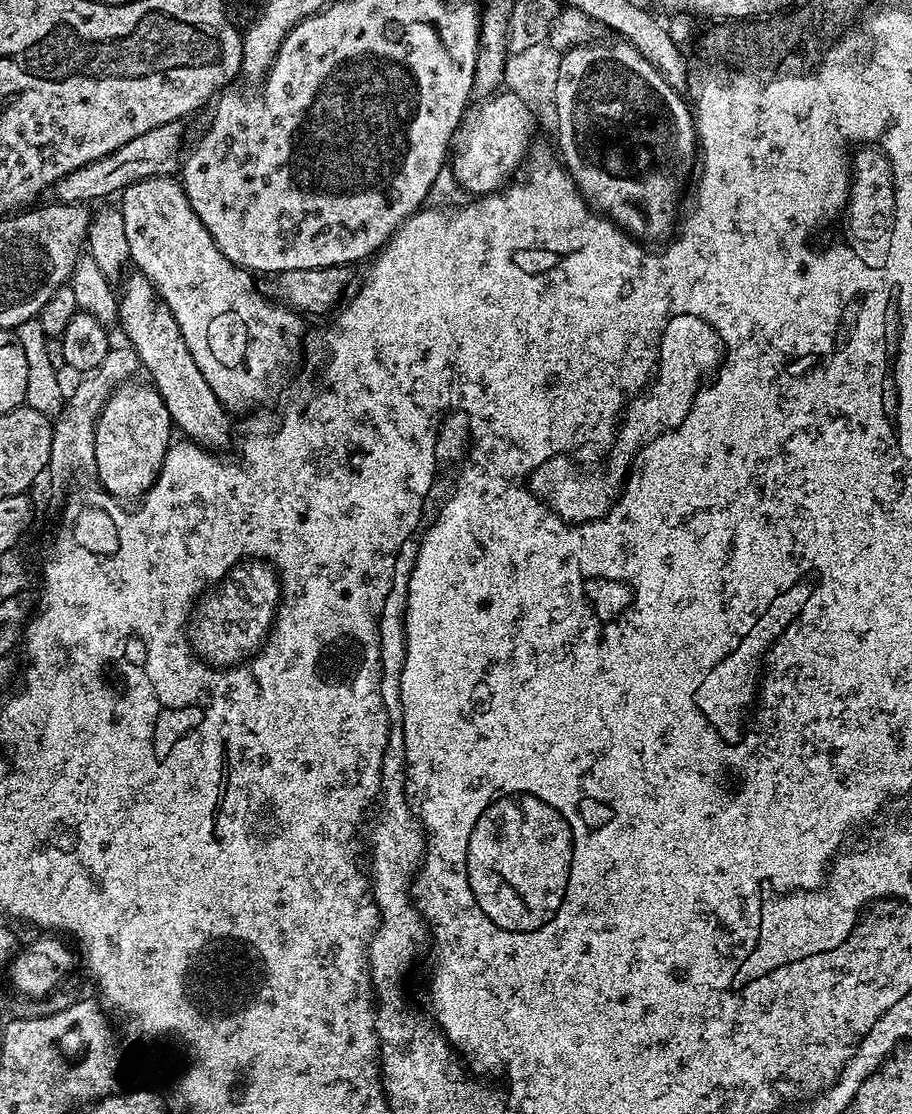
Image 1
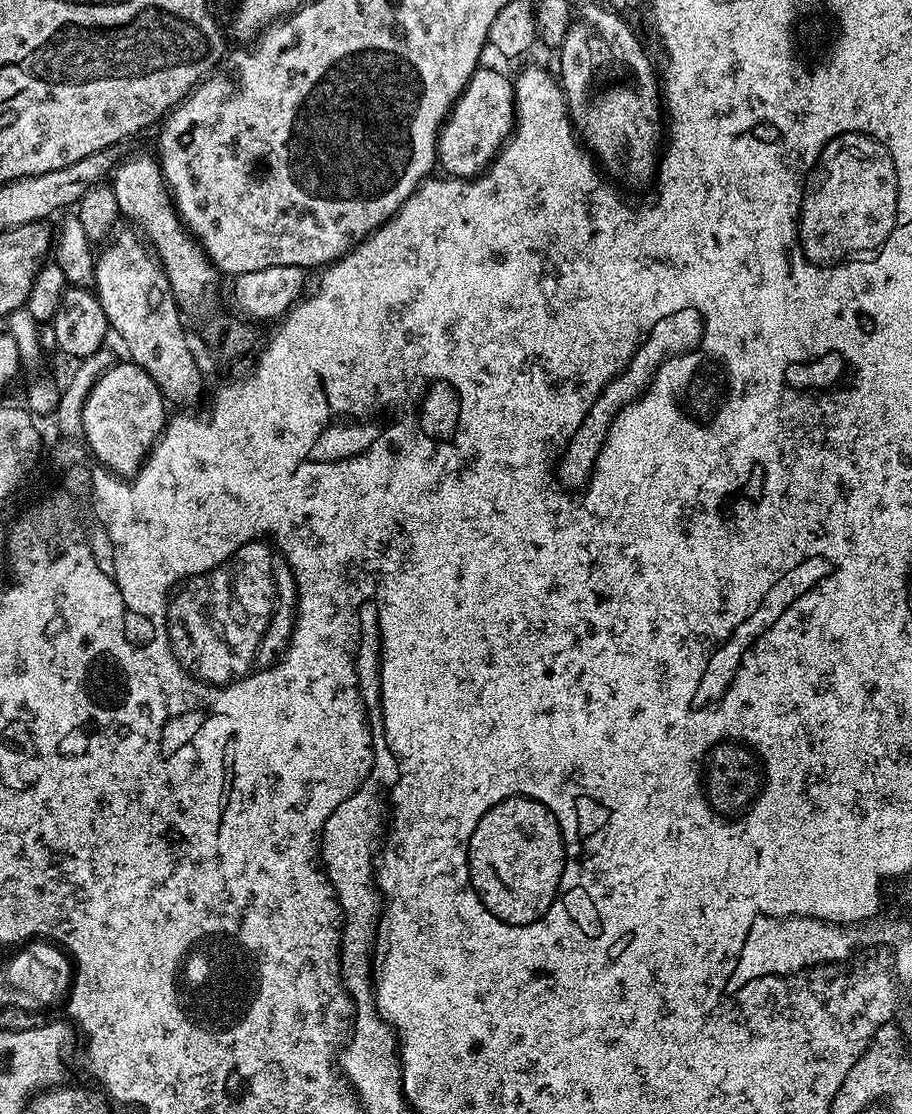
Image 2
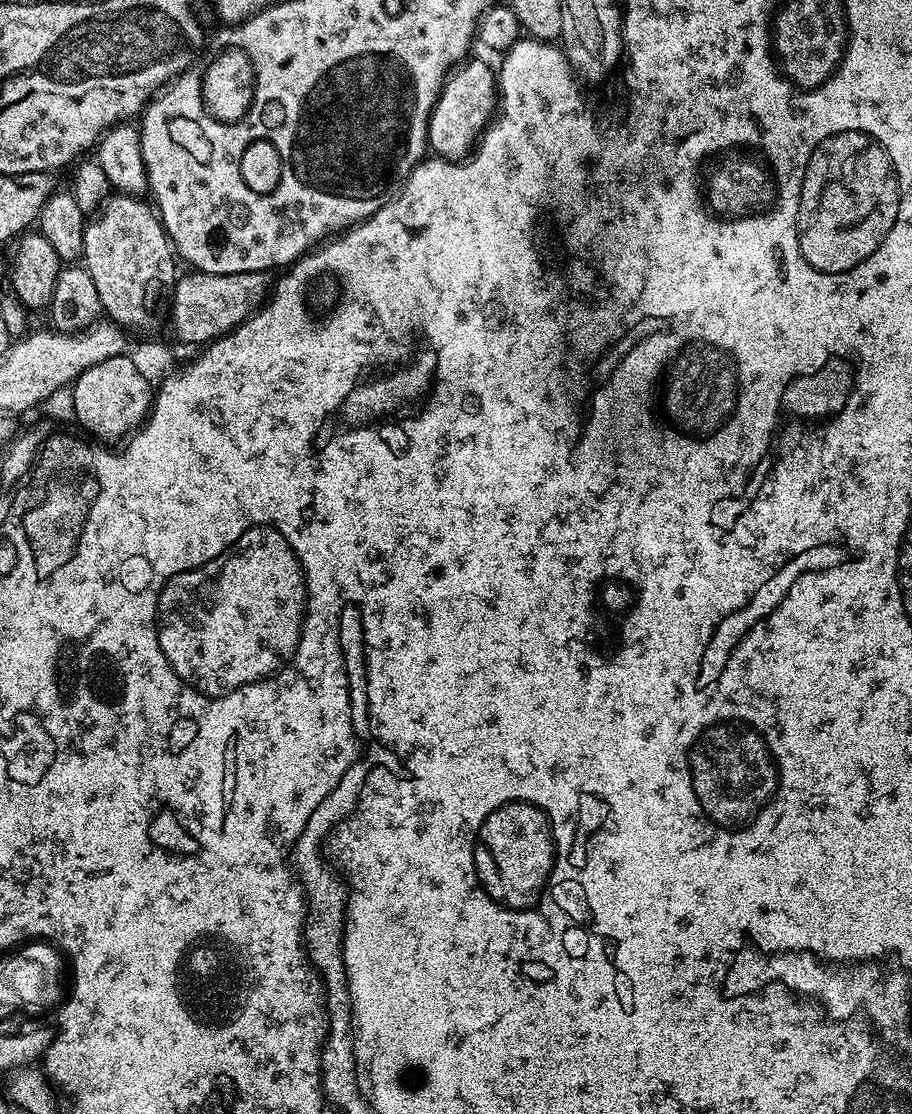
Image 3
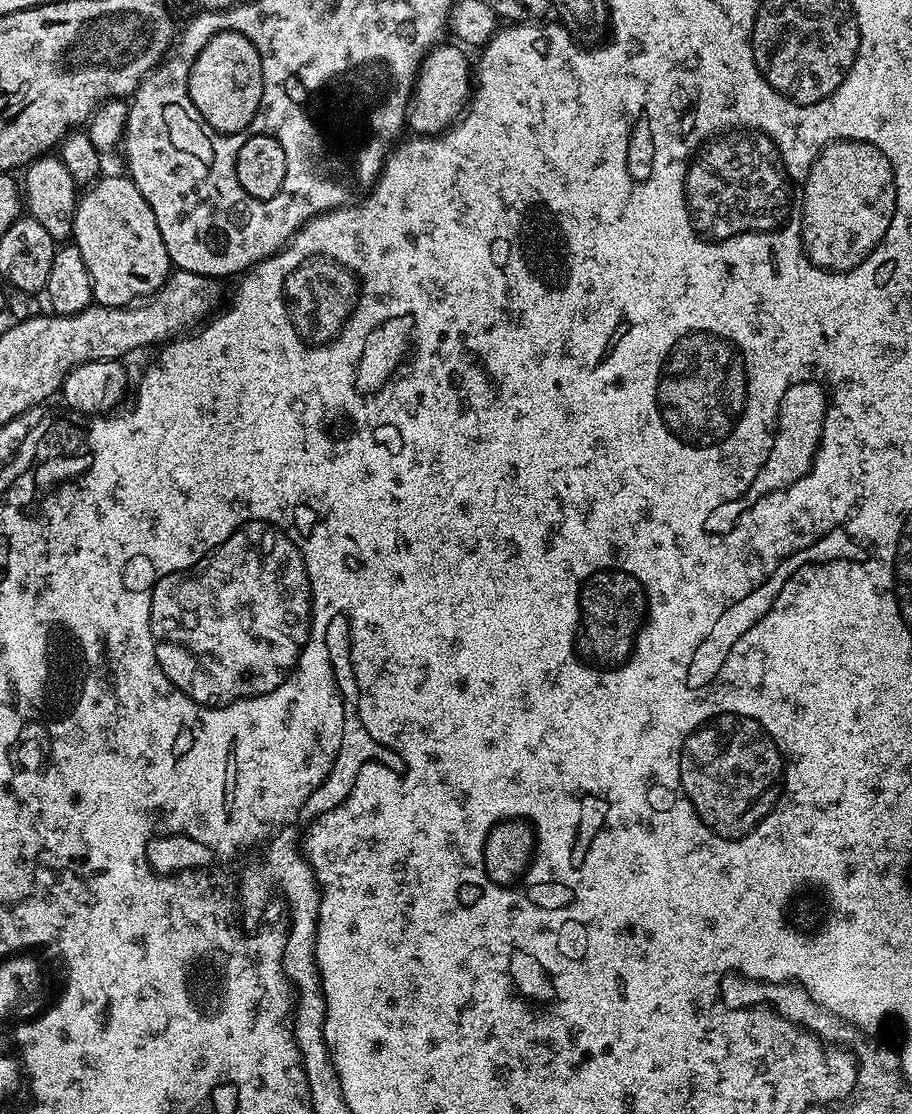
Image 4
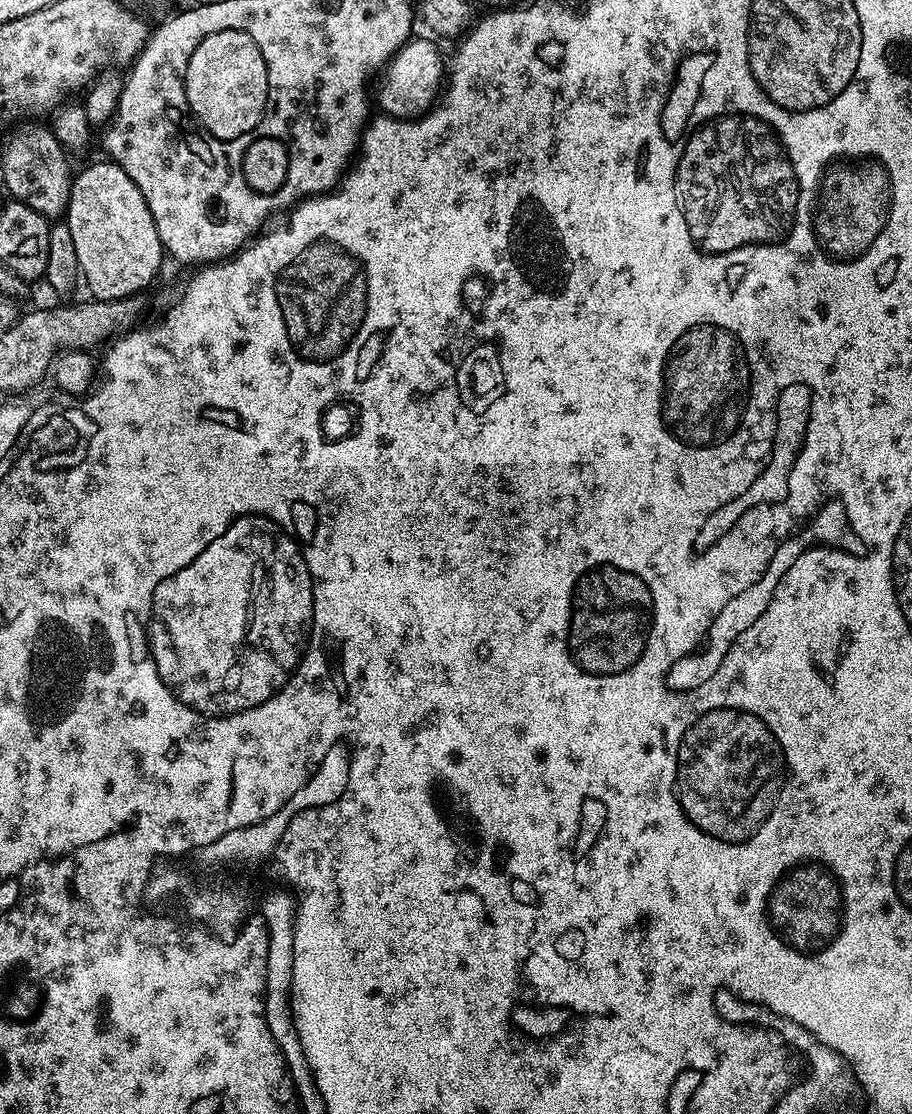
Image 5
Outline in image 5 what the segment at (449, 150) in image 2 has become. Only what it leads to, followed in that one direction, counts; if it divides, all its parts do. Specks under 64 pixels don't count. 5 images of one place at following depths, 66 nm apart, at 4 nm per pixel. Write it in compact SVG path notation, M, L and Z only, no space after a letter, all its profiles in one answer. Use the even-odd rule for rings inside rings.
M413 38L402 45L388 61L379 77L380 89L375 89L374 98L380 102L387 115L397 118L419 118L437 103L446 80L446 56L440 53L435 39Z

